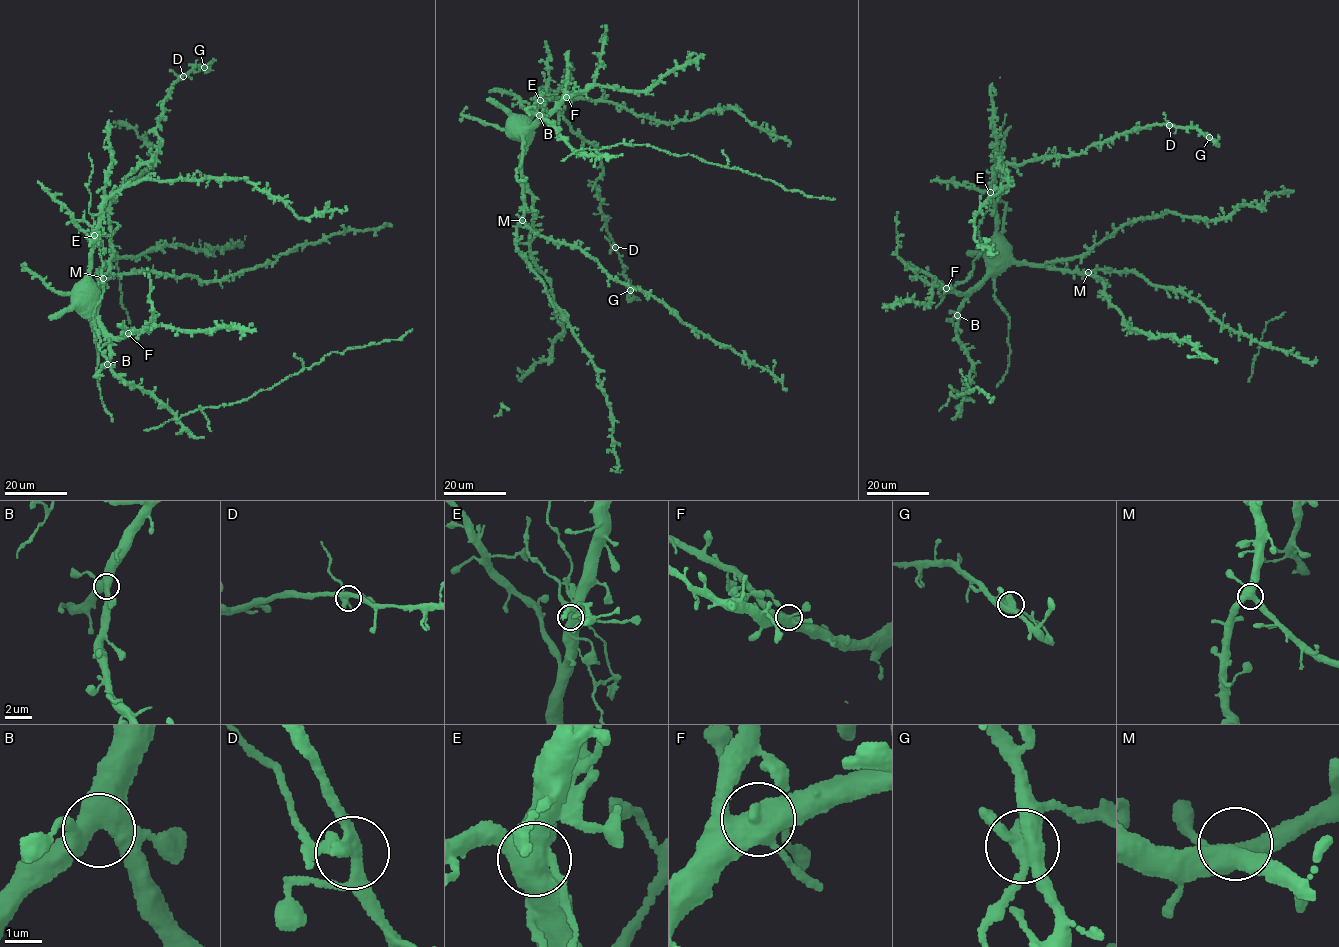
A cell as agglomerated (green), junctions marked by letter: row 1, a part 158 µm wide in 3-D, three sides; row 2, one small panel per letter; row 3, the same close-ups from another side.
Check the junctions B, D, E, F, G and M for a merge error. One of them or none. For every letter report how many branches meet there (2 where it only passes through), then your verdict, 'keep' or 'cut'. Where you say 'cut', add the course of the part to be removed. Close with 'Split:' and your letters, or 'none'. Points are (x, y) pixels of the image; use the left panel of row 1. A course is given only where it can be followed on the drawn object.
B: 4 branches meet; keep
D: 4 branches meet; keep
E: 4 branches meet; cut; foreign part runs (94, 235), (99, 241), (102, 258), (103, 292), (93, 314), (100, 340), (99, 347), (107, 365)
F: 4 branches meet; keep
G: 4 branches meet; keep
M: 4 branches meet; keep
Split: E

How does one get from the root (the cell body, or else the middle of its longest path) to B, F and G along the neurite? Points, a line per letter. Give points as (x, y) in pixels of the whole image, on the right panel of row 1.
B: (993, 242), (989, 244), (987, 274), (957, 315)
F: (993, 242), (989, 244), (987, 275), (973, 289), (963, 294), (946, 288)
G: (993, 242), (991, 187), (1000, 164), (1078, 155), (1155, 125), (1197, 127), (1209, 137)

